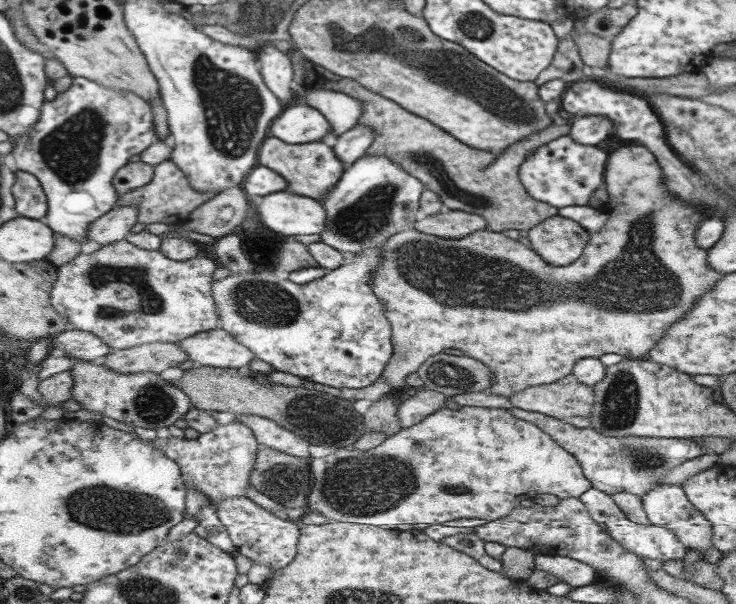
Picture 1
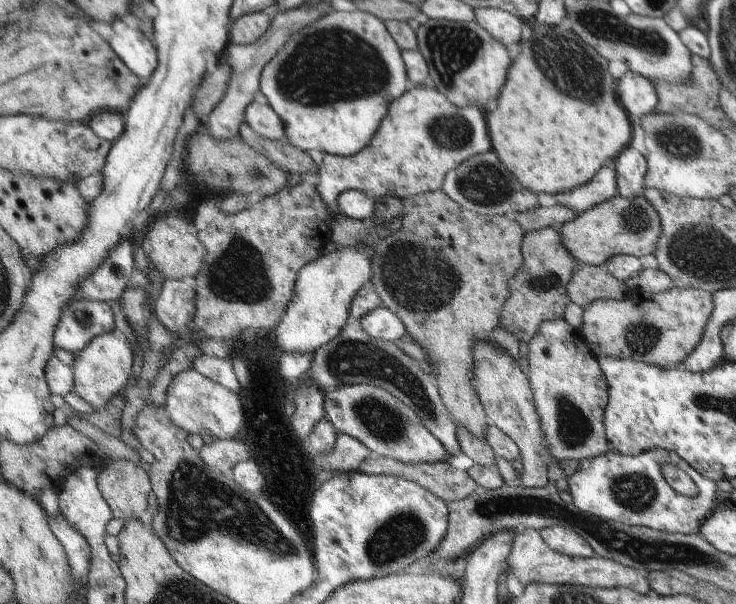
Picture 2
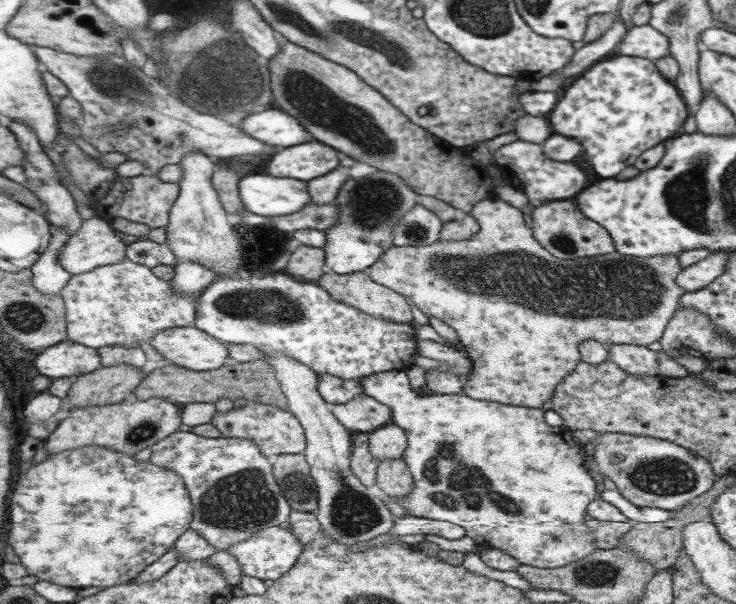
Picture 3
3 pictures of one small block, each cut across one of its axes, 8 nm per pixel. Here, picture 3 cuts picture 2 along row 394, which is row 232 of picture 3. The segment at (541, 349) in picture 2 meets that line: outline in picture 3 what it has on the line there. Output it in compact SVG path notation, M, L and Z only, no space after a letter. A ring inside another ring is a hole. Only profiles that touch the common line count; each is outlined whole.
M568 200L547 201L537 208L529 208L528 216L536 241L555 258L571 260L614 251L609 233L600 224L583 216Z

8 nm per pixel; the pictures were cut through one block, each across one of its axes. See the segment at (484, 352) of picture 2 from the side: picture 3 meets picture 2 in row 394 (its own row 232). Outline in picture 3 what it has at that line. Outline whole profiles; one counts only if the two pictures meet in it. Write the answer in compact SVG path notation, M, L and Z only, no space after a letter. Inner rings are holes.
M496 197L477 202L469 215L476 219L480 228L469 240L436 240L433 244L410 247L392 245L369 268L368 278L404 296L425 316L431 315L454 328L459 347L472 362L471 374L462 383L461 394L539 409L547 405L556 386L580 362L581 342L593 339L607 348L612 344L647 346L659 341L685 293L677 283L683 268L673 254L639 258L617 254L614 250L609 254L571 260L555 258L536 241L532 230L525 226L522 213Z

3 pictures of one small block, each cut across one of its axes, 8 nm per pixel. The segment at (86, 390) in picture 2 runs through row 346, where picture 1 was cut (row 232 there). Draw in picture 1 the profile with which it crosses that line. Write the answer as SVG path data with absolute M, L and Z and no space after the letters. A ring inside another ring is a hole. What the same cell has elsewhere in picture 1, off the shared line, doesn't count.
M114 206L104 216L92 222L87 239L93 247L107 246L112 242L124 239L131 226L137 222L139 211L137 207Z

